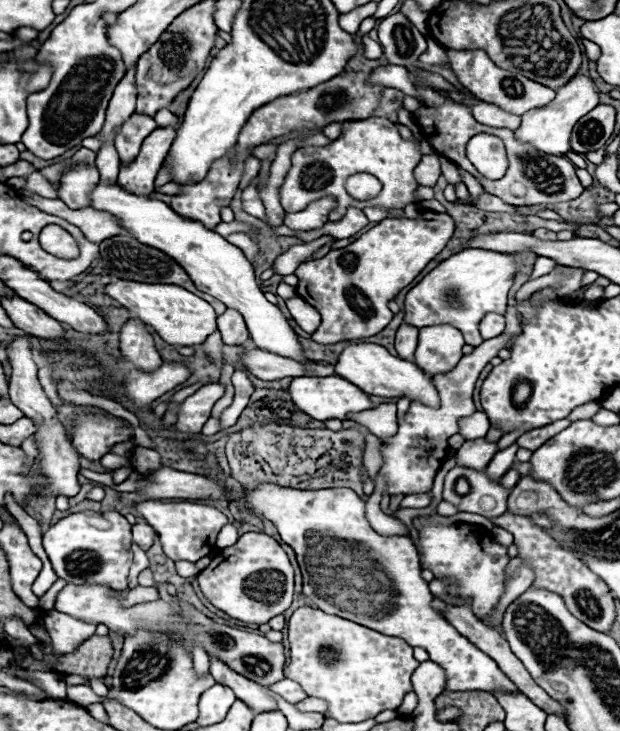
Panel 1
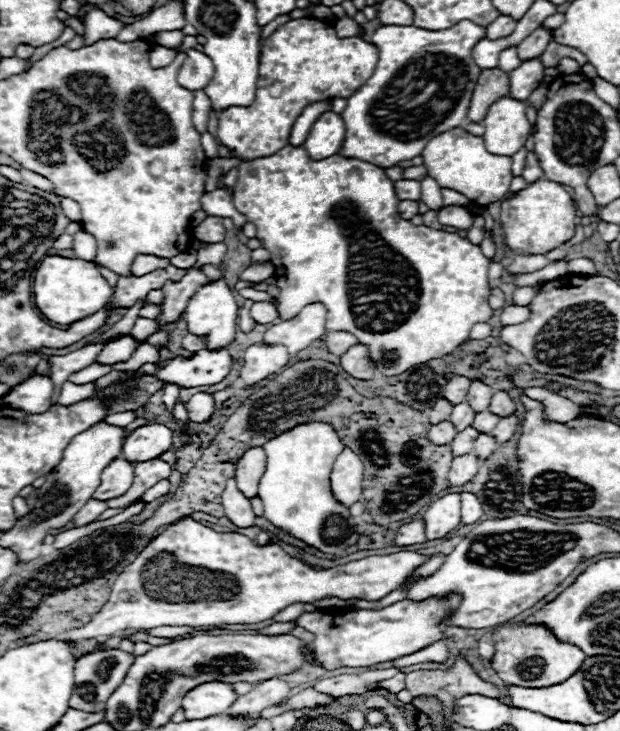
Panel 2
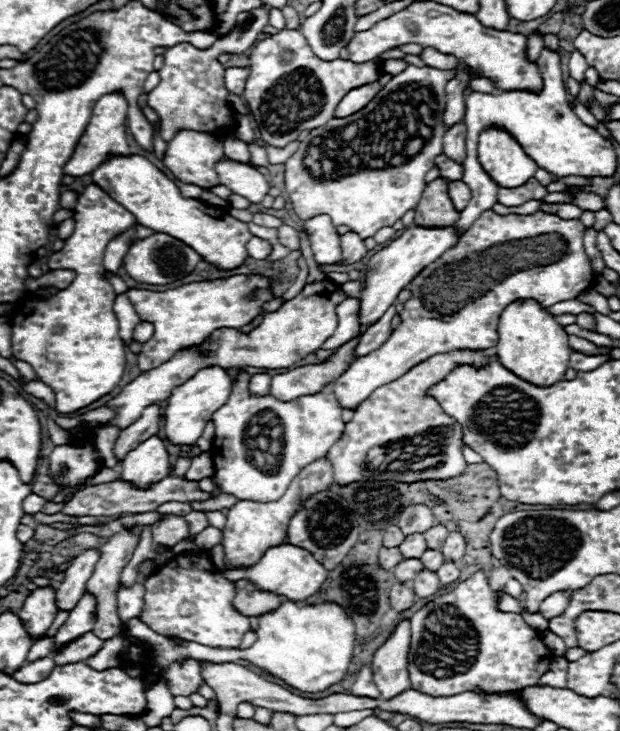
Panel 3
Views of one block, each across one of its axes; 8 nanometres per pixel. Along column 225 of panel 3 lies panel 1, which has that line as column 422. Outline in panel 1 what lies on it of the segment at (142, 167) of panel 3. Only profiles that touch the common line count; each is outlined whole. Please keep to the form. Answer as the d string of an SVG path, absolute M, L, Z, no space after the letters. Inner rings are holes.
M420 210L416 218L386 218L346 248L330 250L320 260L300 264L296 270L300 280L296 292L322 316L322 324L312 334L312 340L318 344L338 344L344 340L370 338L384 330L394 316L386 302L440 254L452 234L454 220L448 214ZM310 298L316 302L310 302Z

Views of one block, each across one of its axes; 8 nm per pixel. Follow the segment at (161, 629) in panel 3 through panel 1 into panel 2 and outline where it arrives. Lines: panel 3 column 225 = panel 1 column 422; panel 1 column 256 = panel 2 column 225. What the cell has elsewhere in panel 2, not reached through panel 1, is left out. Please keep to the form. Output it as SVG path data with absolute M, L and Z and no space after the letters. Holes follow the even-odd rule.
M234 478L228 480L224 492L222 492L222 508L226 512L226 518L236 524L238 528L250 528L254 526L254 512L250 506L250 500L244 498L244 494L240 494L240 490L236 488Z

